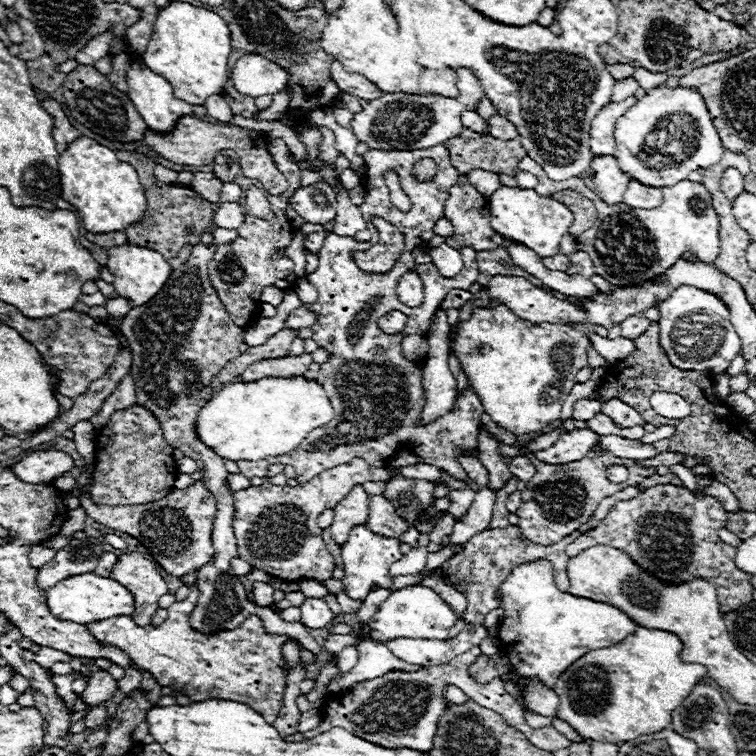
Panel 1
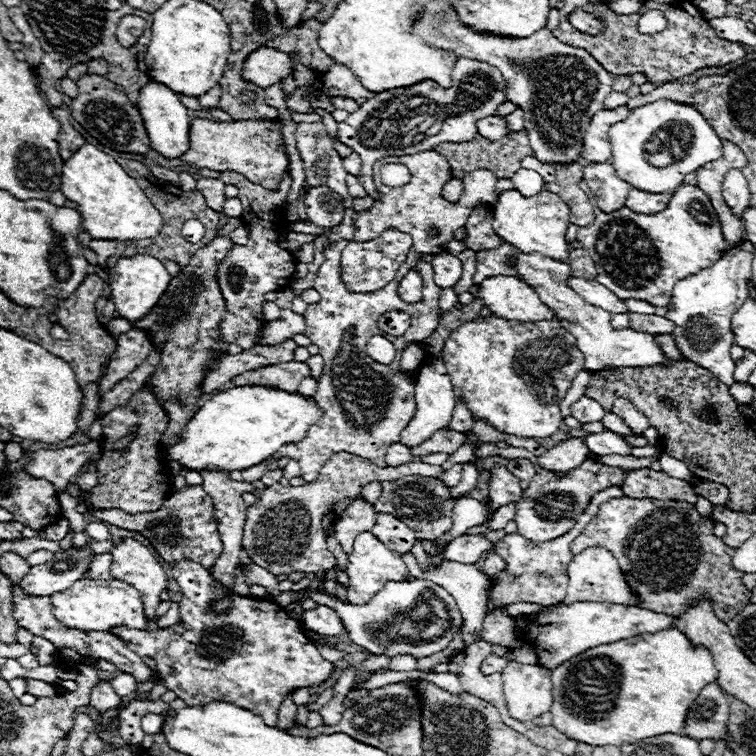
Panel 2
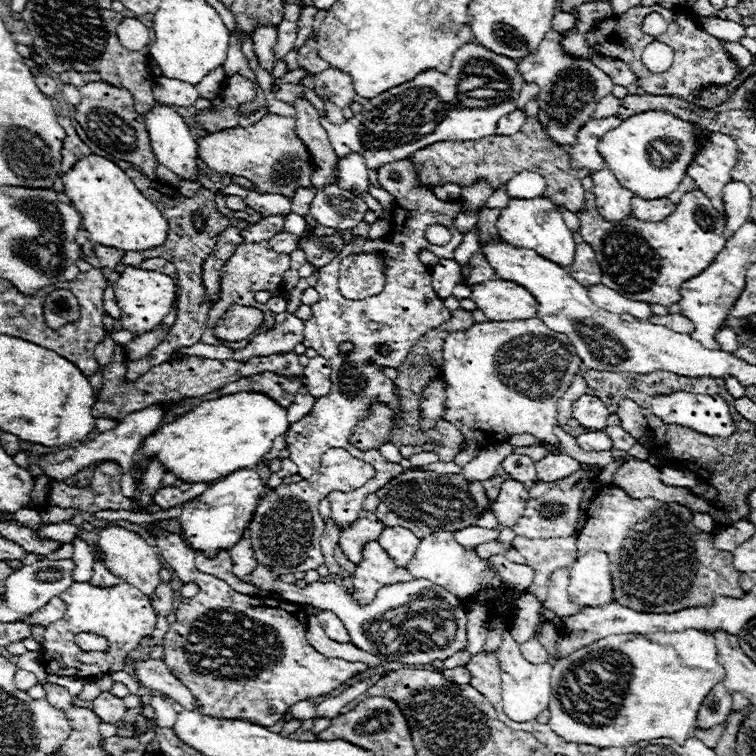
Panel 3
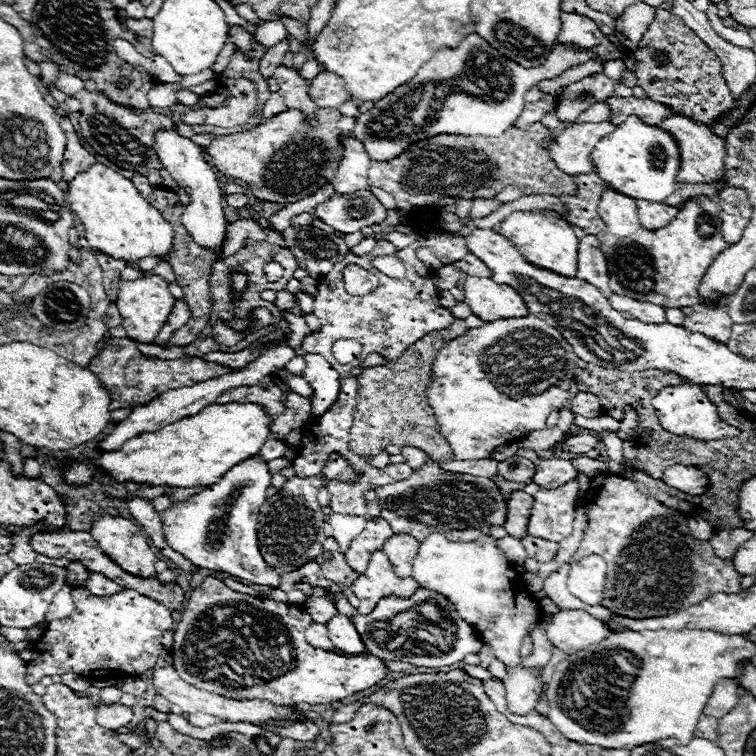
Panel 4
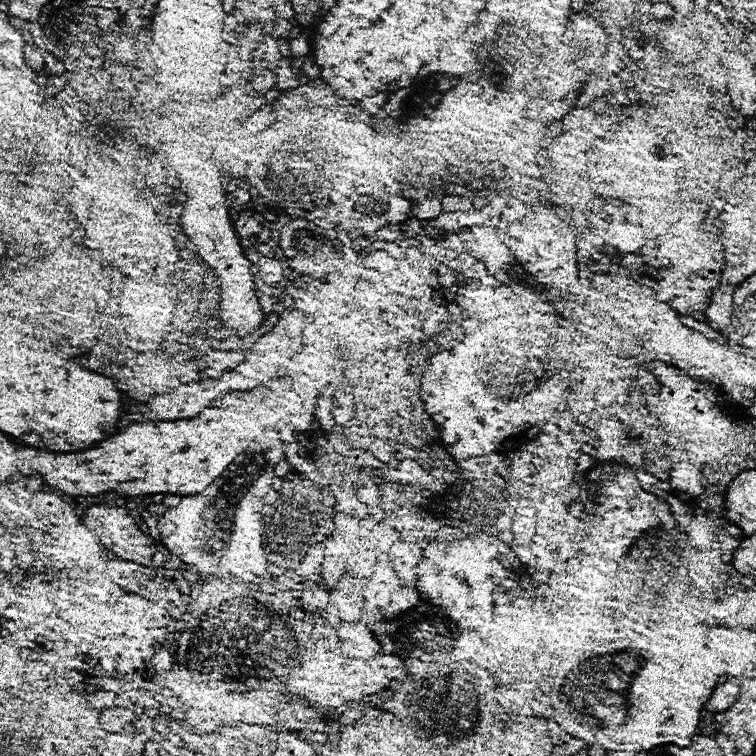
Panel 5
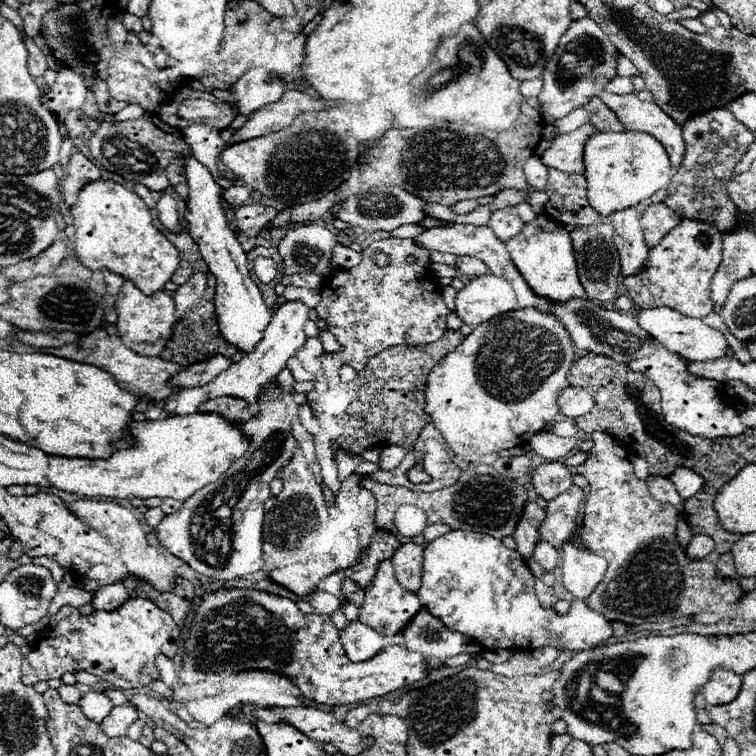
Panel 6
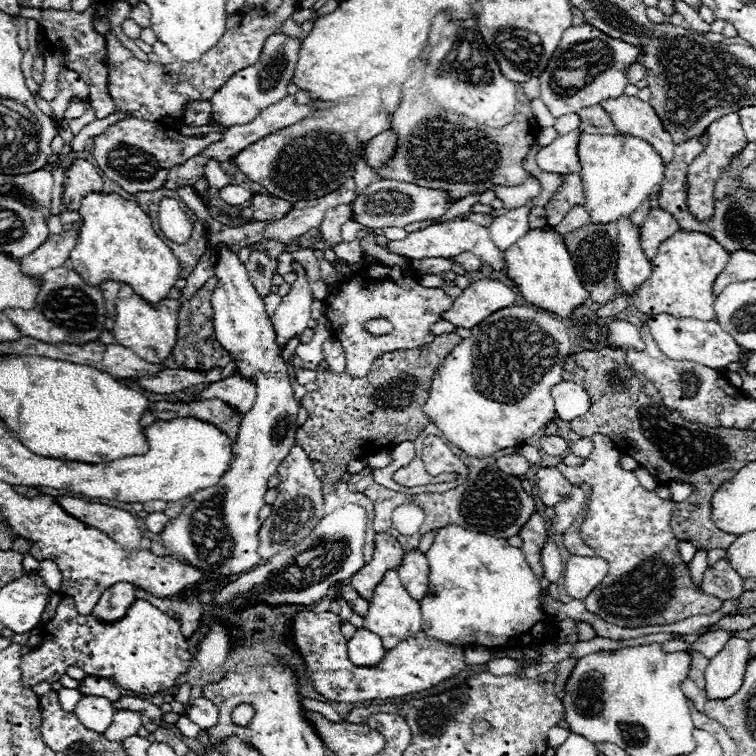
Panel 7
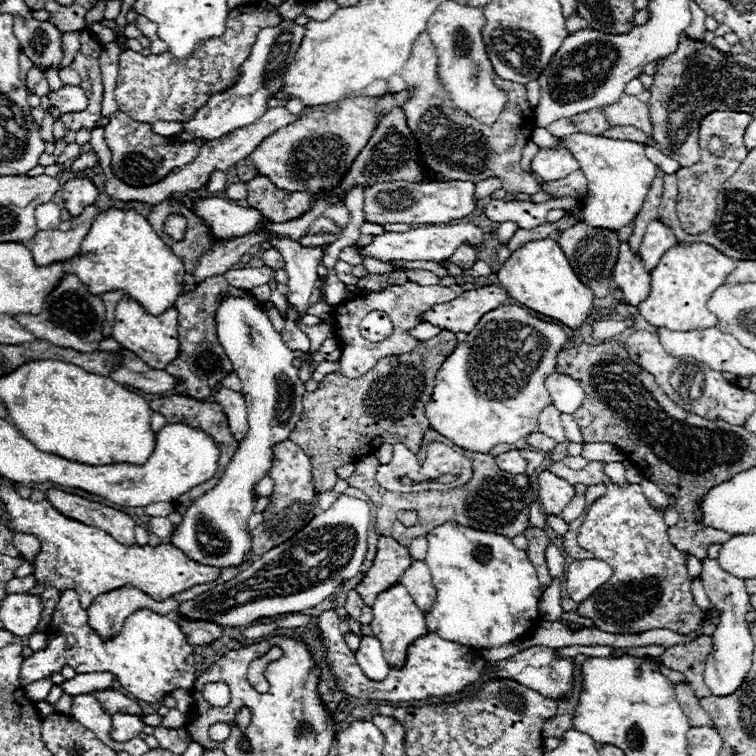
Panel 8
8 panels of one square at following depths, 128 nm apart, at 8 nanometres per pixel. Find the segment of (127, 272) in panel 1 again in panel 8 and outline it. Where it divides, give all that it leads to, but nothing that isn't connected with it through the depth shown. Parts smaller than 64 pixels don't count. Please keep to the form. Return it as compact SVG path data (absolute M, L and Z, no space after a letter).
M124 294L120 304L116 306L116 320L114 320L114 328L112 328L112 338L122 348L126 348L126 350L134 352L136 356L140 356L148 366L152 366L156 370L164 370L168 366L168 362L172 362L176 358L176 354L180 352L178 312L172 306L164 314L152 316L134 298L128 298L128 294Z

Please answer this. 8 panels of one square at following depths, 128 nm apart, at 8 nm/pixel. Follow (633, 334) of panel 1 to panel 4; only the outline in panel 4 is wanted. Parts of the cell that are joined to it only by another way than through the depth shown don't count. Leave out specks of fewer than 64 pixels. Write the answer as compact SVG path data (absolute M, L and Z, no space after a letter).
M722 300L718 306L700 306L694 314L682 320L682 328L706 334L708 338L724 344L730 340L732 324L734 322L726 312L726 300Z

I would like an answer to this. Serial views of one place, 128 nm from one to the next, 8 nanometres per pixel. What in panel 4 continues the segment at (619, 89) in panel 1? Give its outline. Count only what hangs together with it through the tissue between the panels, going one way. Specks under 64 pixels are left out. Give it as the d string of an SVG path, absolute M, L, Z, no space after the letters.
M596 102L590 110L584 110L584 114L580 114L580 118L576 120L578 124L584 122L602 122L610 118L610 106L606 102Z

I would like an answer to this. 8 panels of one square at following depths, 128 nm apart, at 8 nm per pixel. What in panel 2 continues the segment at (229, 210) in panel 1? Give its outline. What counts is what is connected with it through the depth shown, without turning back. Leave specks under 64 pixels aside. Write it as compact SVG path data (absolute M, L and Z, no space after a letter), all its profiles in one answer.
M228 198L224 202L224 216L228 216L228 218L240 218L242 210L244 208L242 208L242 202L238 198Z

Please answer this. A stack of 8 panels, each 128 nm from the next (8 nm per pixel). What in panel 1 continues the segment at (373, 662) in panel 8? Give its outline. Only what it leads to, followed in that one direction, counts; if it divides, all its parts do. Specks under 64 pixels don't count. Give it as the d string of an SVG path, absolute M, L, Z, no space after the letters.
M306 598L300 610L302 610L302 624L308 628L324 628L334 622L334 614L322 598Z

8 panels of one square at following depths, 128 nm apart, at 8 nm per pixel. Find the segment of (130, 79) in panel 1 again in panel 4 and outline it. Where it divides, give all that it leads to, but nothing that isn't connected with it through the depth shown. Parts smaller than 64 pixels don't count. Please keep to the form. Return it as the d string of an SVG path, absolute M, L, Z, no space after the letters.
M158 130L154 134L154 150L162 162L162 166L172 174L172 178L190 194L190 204L186 204L182 214L182 226L192 234L194 242L200 246L208 246L218 250L226 230L226 218L222 210L222 192L218 186L218 178L212 166L204 160L204 150L194 144L190 138L180 136L176 130Z

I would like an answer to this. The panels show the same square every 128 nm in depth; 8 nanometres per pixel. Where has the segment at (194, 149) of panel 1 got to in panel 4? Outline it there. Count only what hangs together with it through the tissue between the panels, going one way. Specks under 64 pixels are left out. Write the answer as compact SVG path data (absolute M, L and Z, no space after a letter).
M298 110L280 112L252 130L214 138L206 154L216 170L244 180L256 198L278 204L298 202L332 180L342 160L342 150L338 148L340 130L336 128L342 114L338 110L318 110L316 116L316 126L304 126L304 114Z

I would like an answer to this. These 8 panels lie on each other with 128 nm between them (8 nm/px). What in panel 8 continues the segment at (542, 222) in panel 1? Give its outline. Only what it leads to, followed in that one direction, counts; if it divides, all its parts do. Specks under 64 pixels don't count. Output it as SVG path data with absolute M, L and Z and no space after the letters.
M552 238L532 240L522 244L518 250L514 250L510 258L502 264L498 272L498 280L514 300L544 316L550 316L566 324L568 328L578 328L594 308L592 290L578 280L560 244Z

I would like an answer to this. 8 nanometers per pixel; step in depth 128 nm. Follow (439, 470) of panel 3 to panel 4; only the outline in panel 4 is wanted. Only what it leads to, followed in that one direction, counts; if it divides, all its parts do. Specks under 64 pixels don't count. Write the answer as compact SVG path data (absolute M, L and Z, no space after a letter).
M489 457L480 460L452 460L451 462L440 462L440 468L446 472L465 473L474 476L490 478L498 474L498 462Z

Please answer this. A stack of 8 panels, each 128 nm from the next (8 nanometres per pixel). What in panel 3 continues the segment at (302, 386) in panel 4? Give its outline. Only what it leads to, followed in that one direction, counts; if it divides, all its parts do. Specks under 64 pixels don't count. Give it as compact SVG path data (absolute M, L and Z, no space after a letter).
M116 346L112 362L106 364L102 372L102 390L98 394L98 400L92 408L92 414L96 418L112 418L116 422L122 422L128 414L138 412L140 408L148 408L152 404L158 406L172 406L178 404L184 398L200 398L204 394L210 394L214 390L220 390L224 384L234 382L242 376L252 376L258 372L276 372L284 376L302 376L302 364L298 362L298 354L288 352L288 354L270 354L270 356L260 356L260 358L250 358L246 362L242 360L210 360L210 358L198 358L198 356L184 356L180 360L172 360L166 364L160 364L136 382L124 382L126 374L126 364L124 364L124 354L122 346Z

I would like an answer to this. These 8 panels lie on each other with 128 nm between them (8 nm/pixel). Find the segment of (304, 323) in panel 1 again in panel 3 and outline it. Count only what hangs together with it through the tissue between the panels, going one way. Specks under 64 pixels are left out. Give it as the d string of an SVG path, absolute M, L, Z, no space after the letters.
M288 312L276 314L274 328L256 334L252 342L246 348L236 350L232 358L244 360L244 358L254 358L254 356L292 352L294 346L302 342L302 332L304 332L304 320Z

